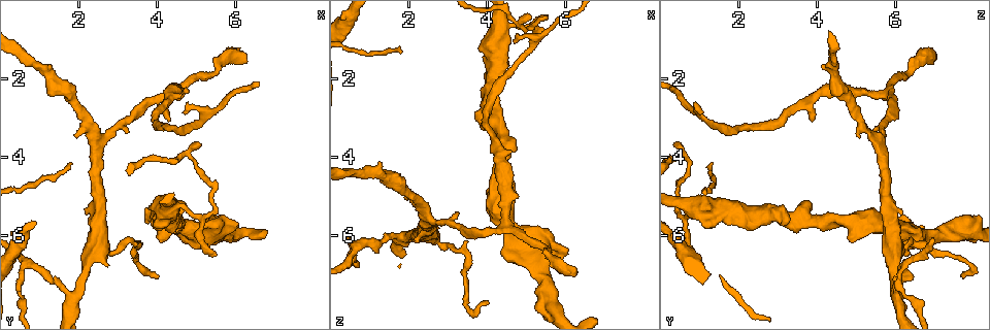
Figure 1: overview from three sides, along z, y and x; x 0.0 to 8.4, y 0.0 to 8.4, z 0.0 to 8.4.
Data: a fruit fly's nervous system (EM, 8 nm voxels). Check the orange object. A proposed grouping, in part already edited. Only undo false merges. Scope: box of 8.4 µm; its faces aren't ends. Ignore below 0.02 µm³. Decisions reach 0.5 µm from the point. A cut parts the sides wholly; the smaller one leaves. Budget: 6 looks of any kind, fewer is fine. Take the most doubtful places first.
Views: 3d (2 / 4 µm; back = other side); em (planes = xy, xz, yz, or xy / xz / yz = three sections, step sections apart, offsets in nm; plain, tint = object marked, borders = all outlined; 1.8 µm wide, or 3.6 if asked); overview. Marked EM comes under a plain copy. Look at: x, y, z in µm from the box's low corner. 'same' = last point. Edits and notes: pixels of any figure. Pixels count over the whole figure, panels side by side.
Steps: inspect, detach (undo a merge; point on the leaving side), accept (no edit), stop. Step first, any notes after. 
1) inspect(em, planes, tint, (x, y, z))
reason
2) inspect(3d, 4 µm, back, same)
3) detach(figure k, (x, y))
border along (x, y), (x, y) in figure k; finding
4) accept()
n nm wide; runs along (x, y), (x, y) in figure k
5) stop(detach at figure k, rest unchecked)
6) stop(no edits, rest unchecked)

inspect(3d, 4 µm, (5.65, 1.55, 6.70))
thick turns thin

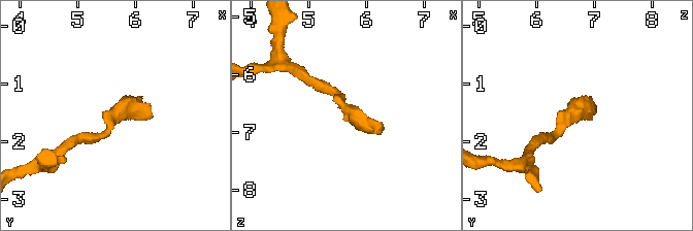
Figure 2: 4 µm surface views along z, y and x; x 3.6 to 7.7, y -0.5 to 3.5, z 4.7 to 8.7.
inspect(em, xy, step 16, tint, (5.65, 1.50, 6.65))

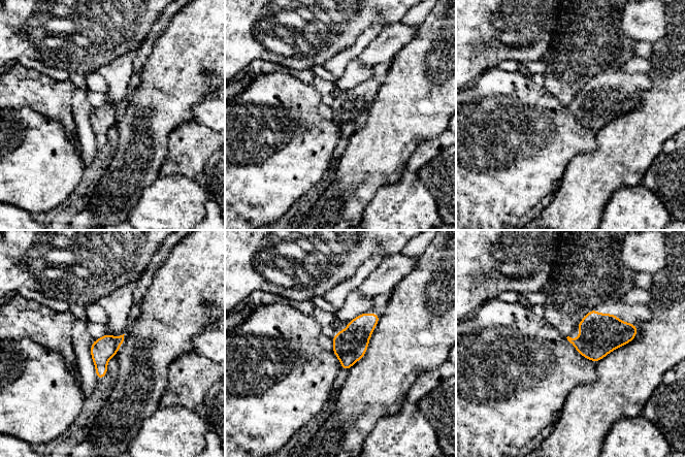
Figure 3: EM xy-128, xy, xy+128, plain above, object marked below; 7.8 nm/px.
inspect(em, planes, tint, same)

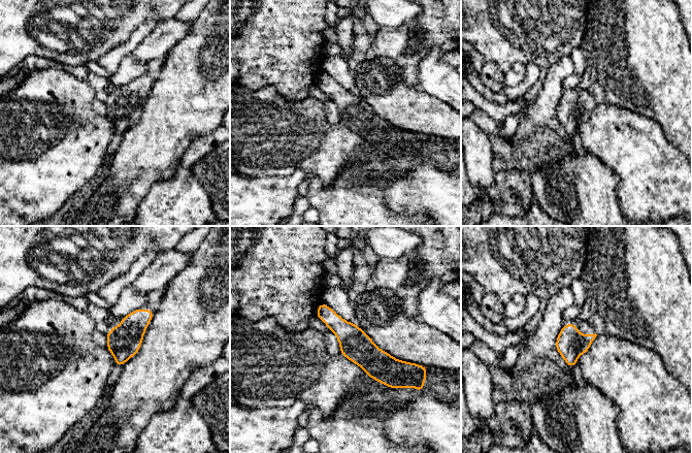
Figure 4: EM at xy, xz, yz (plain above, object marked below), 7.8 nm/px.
accept()
runs along (321, 306), (376, 363), (403, 363) in figure 4; all the same neuron

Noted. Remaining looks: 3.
inspect(3d, 2 µm, (1.85, 7.60, 6.00))
a fork

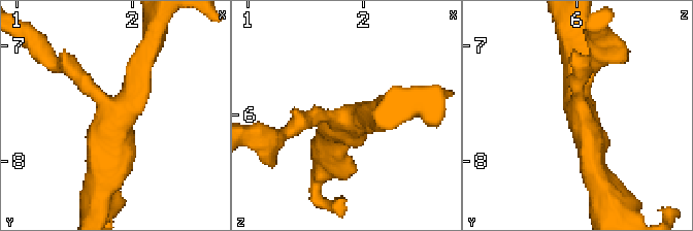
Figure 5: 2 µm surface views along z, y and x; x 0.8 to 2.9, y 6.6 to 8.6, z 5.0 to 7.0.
inspect(em, xz, step 16, tint, (1.84, 7.56, 6.02))
shape alone is not enough

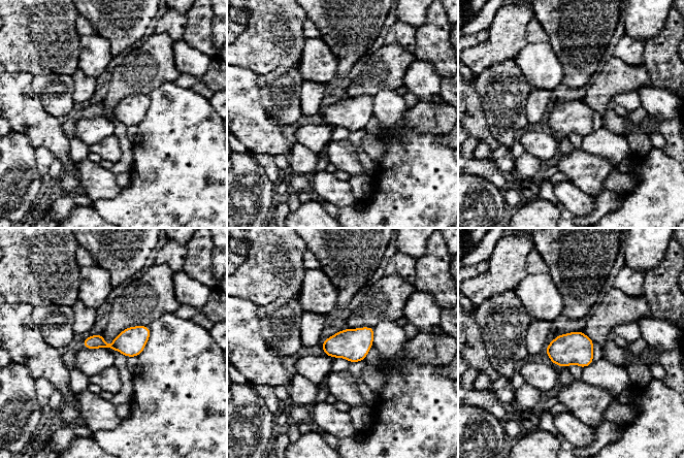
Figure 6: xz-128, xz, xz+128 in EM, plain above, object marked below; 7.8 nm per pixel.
accept()
3 arms; one neuron here

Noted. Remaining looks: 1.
stop(no edits, rest unchecked)

